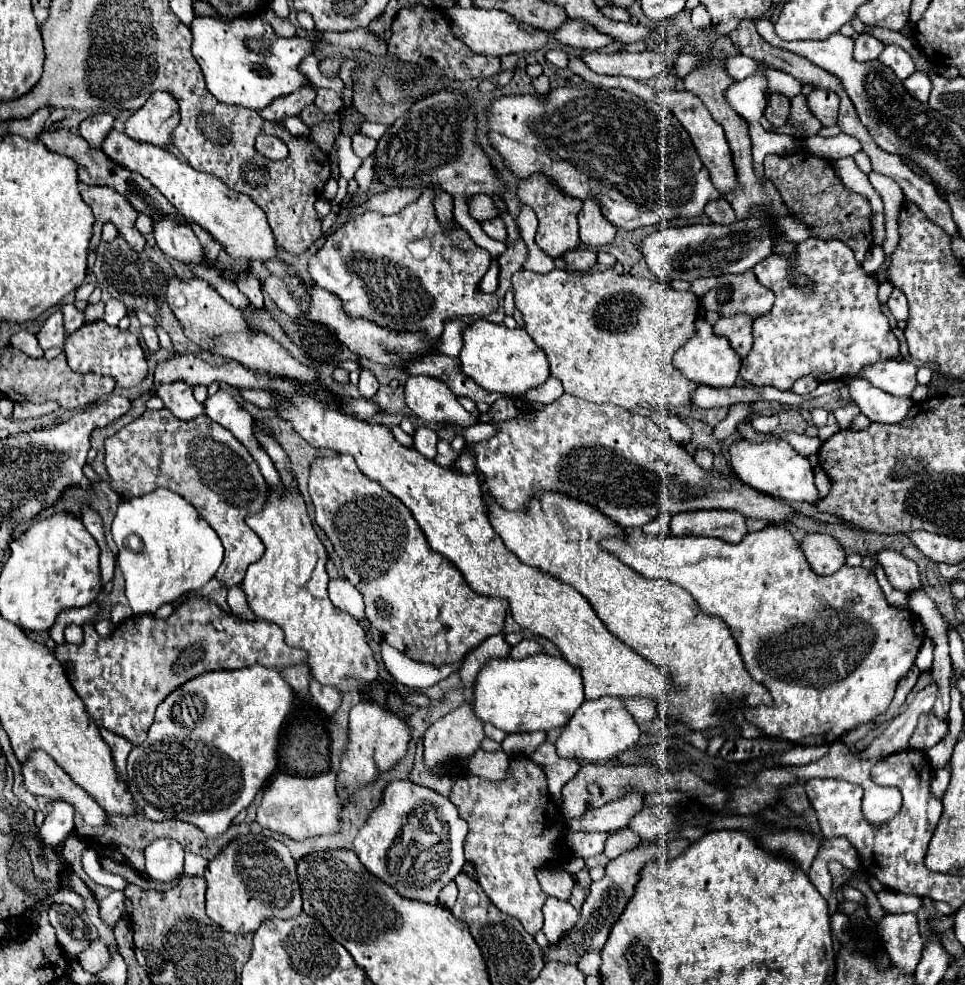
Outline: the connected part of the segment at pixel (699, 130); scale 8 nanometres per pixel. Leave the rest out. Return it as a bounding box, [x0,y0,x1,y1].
[569,55,737,195]

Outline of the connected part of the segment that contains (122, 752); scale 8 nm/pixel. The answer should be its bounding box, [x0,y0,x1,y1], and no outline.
[99,729,133,775]

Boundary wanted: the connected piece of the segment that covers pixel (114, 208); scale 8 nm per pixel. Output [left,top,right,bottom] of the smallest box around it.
[81,185,145,251]

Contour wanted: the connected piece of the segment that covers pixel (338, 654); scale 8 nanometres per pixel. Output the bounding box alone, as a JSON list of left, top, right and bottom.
[243,489,377,695]

